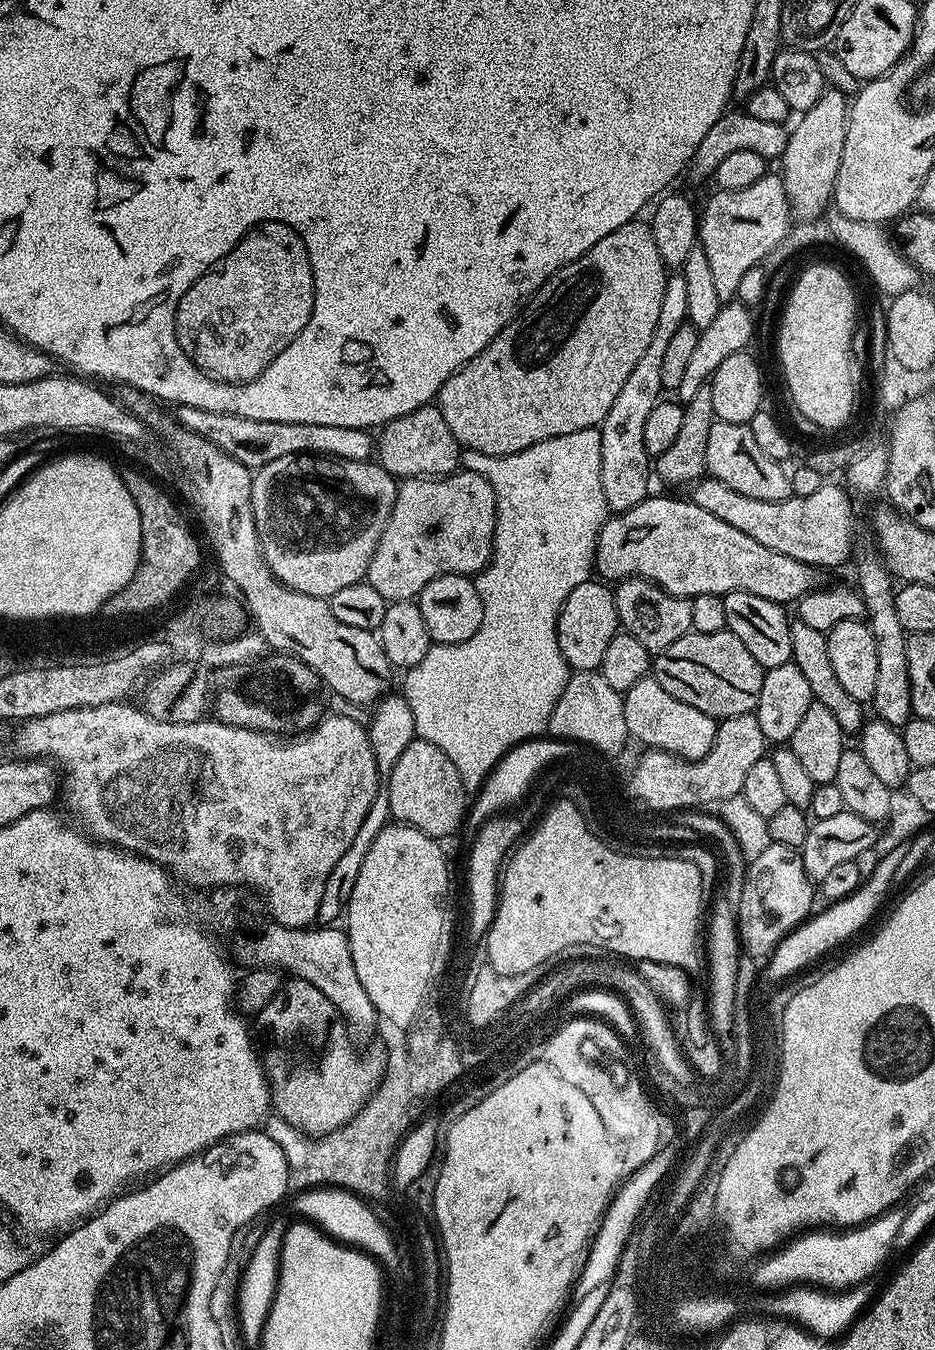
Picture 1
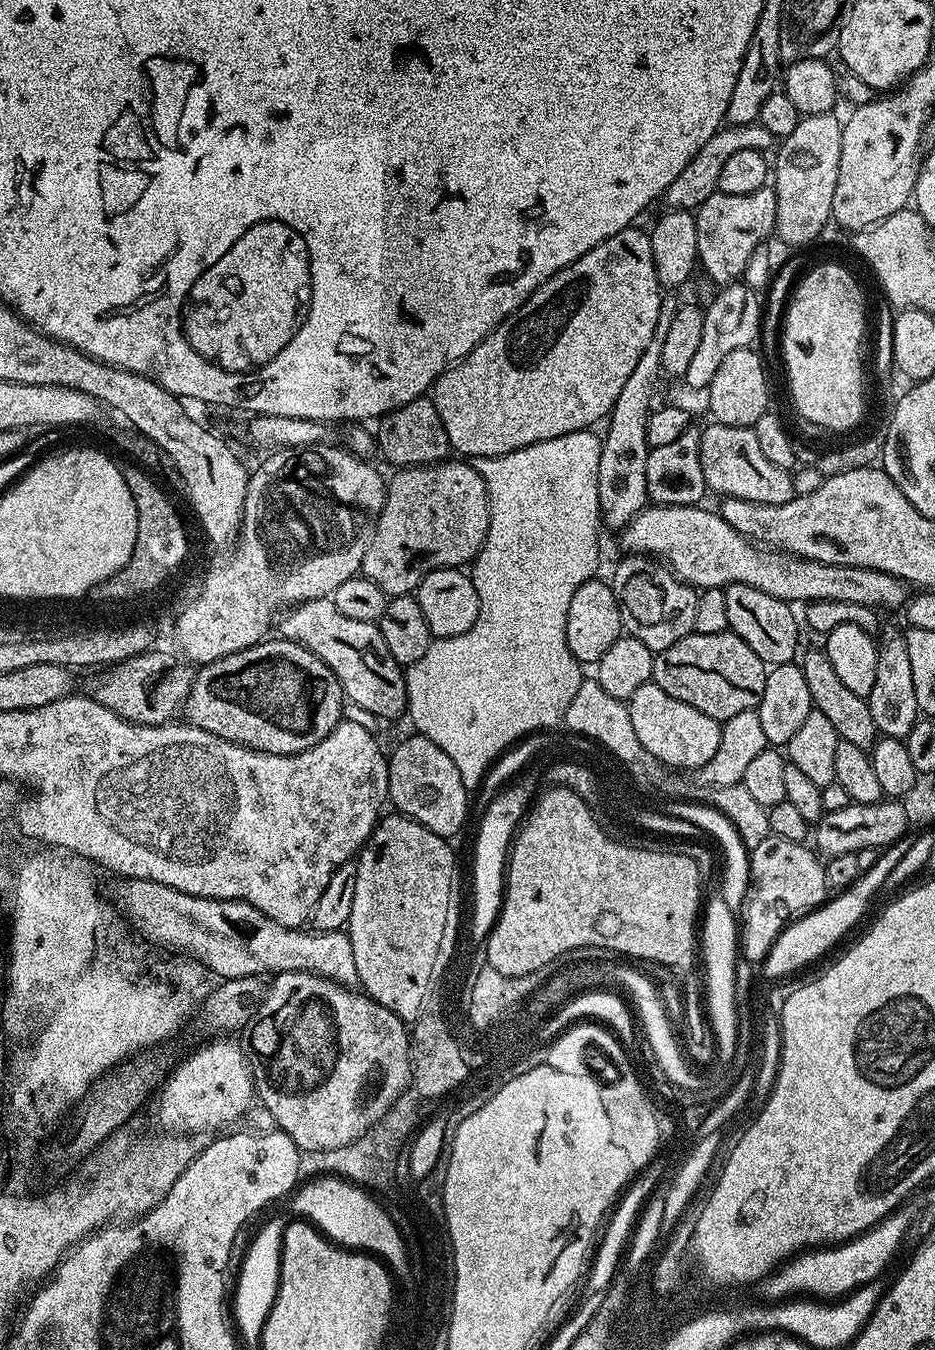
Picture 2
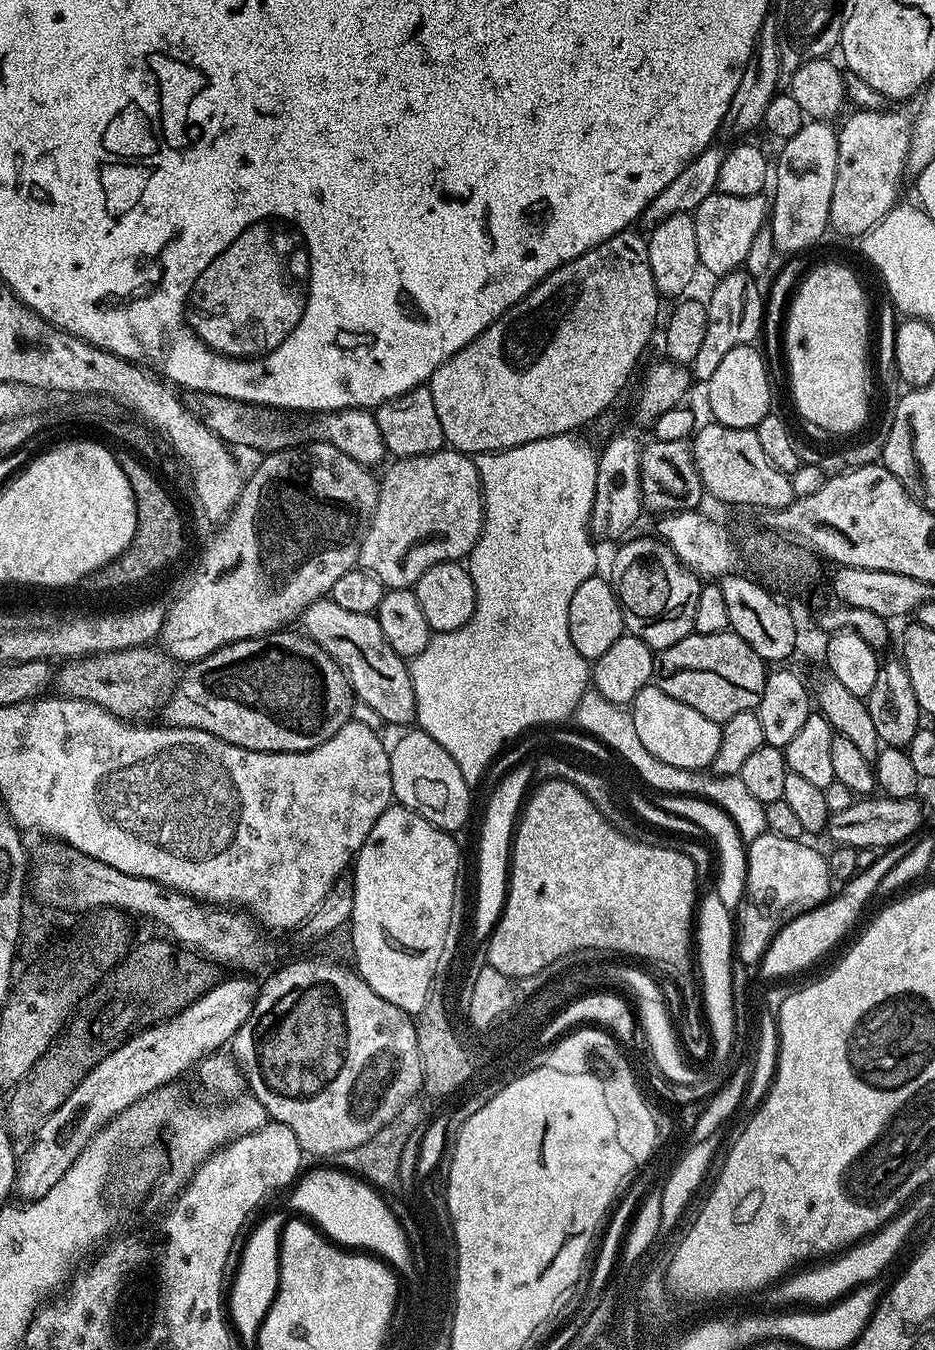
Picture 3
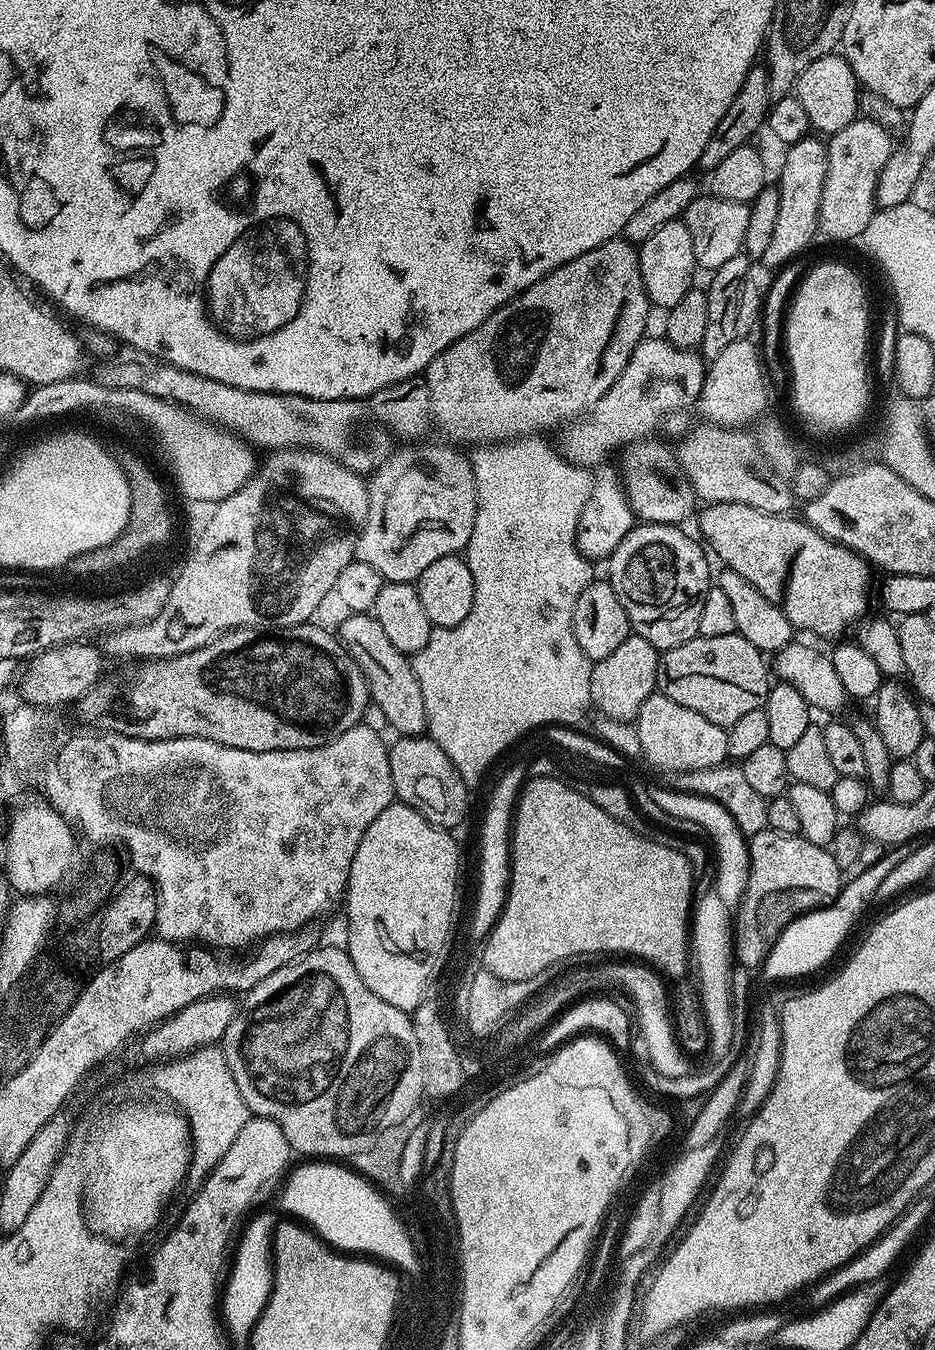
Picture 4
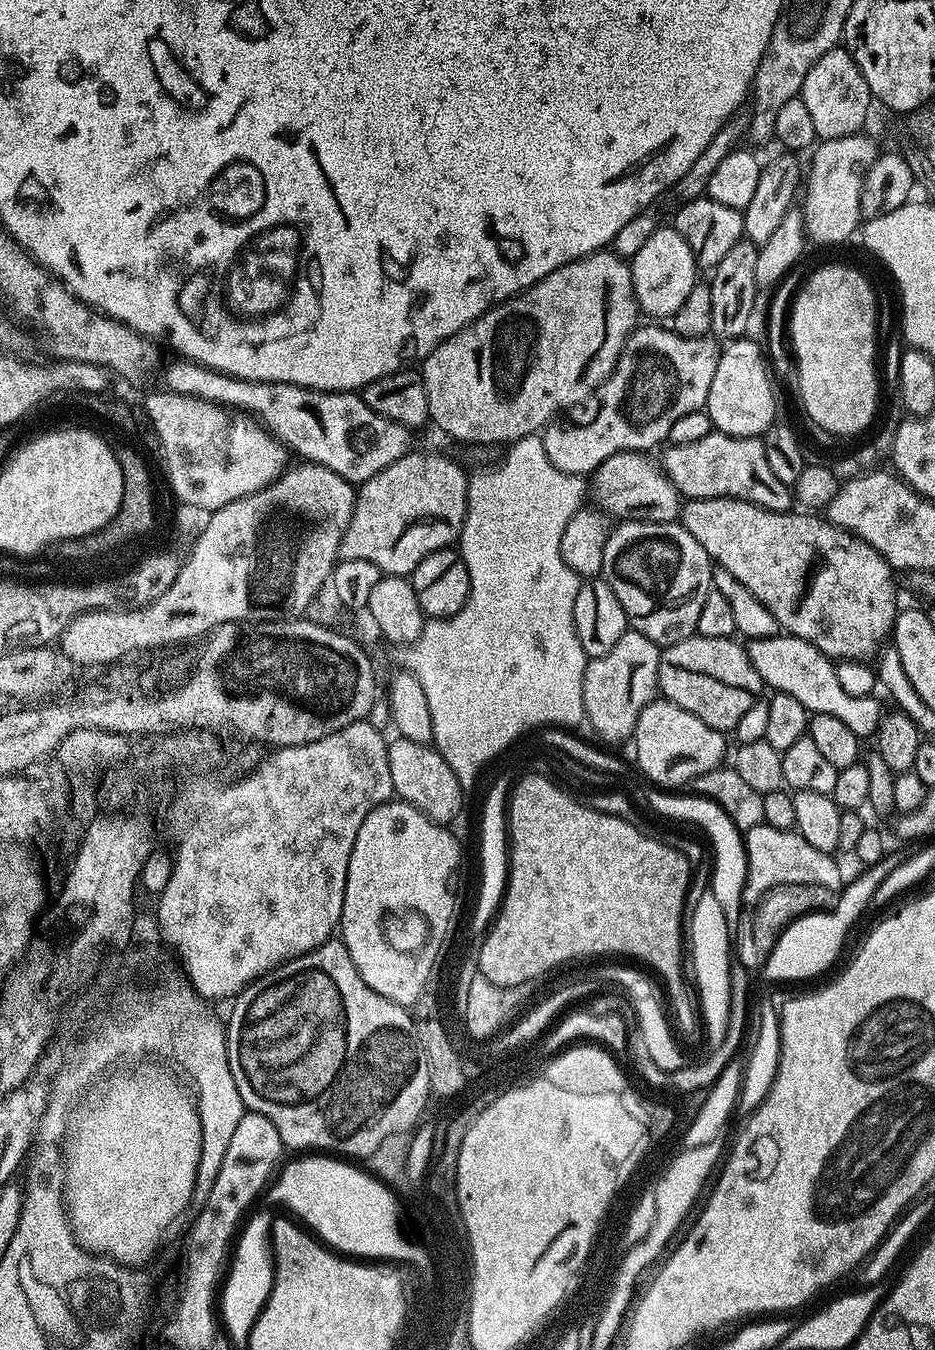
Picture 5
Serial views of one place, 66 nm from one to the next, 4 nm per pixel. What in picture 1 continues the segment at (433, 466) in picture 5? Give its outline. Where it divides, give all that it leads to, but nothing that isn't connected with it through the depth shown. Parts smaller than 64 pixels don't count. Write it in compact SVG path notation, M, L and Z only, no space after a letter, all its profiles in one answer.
M457 470L451 476L414 476L399 481L394 510L370 558L366 583L389 602L415 601L420 591L439 576L475 577L492 557L496 533L496 499L486 478Z

